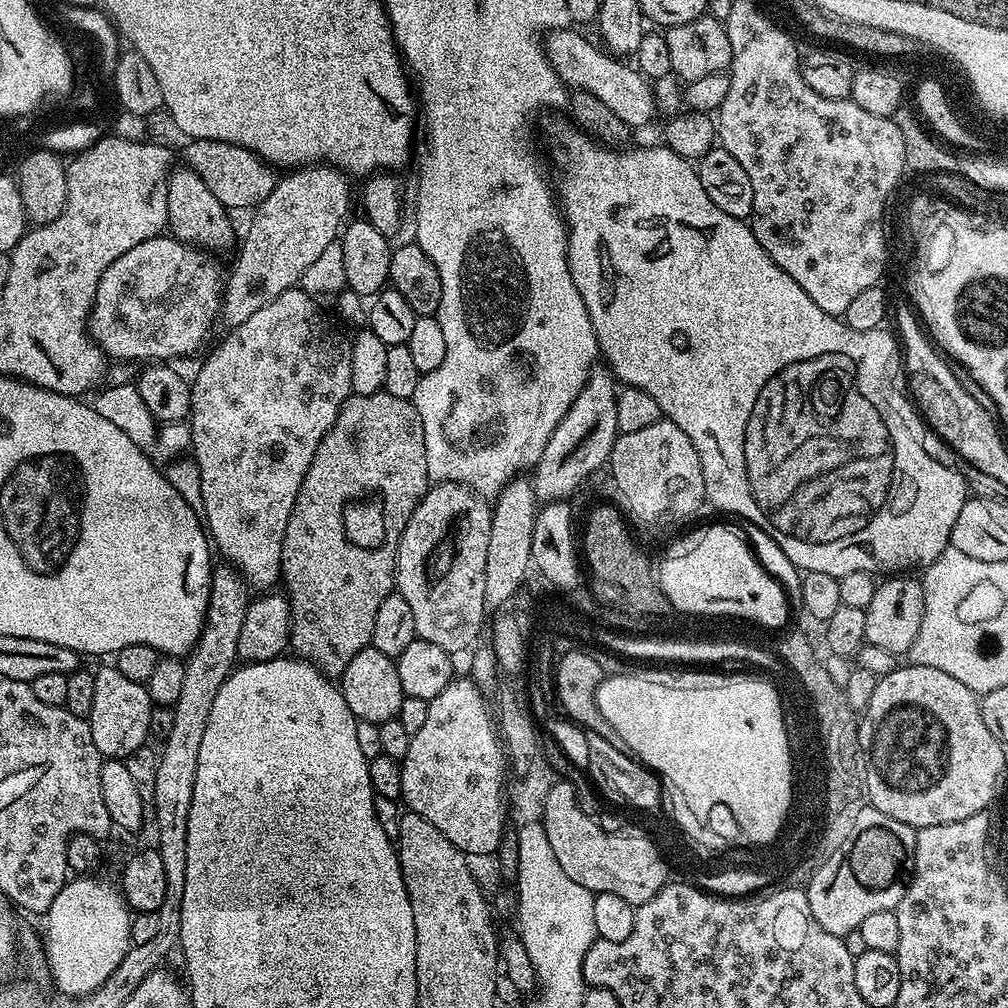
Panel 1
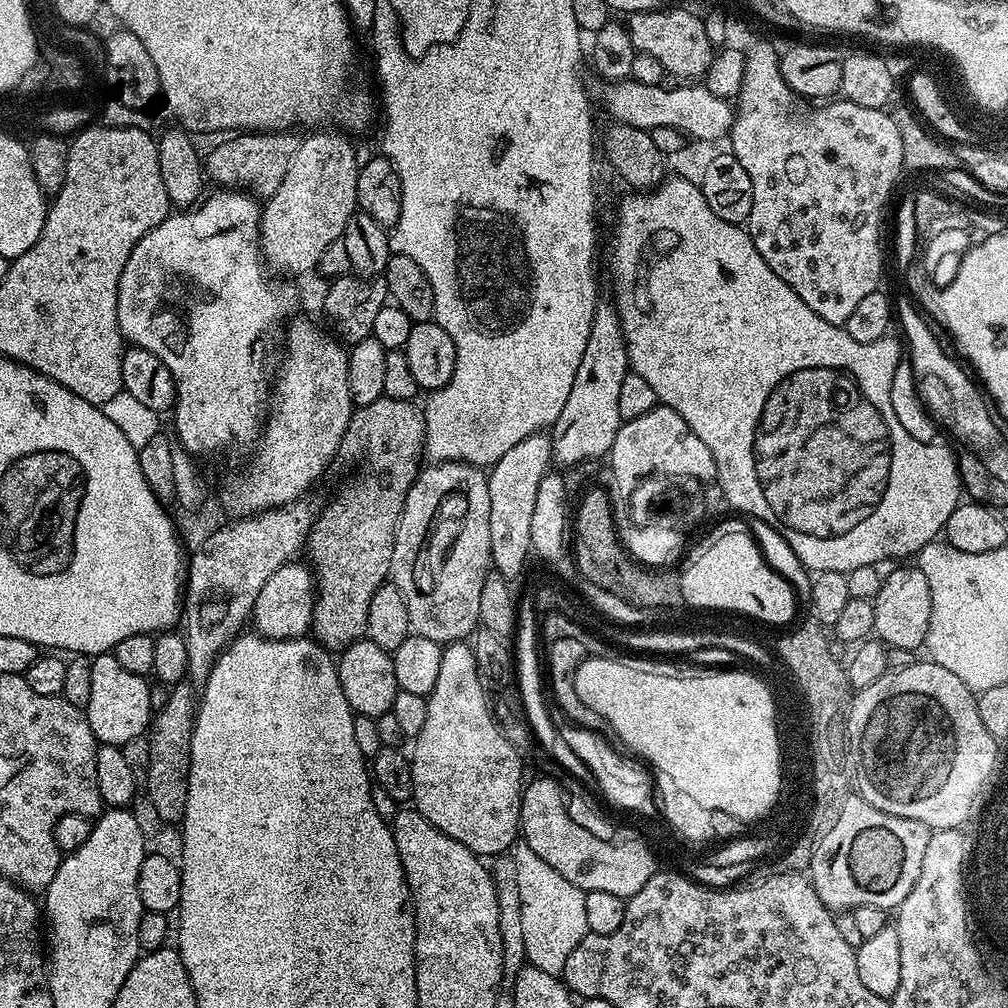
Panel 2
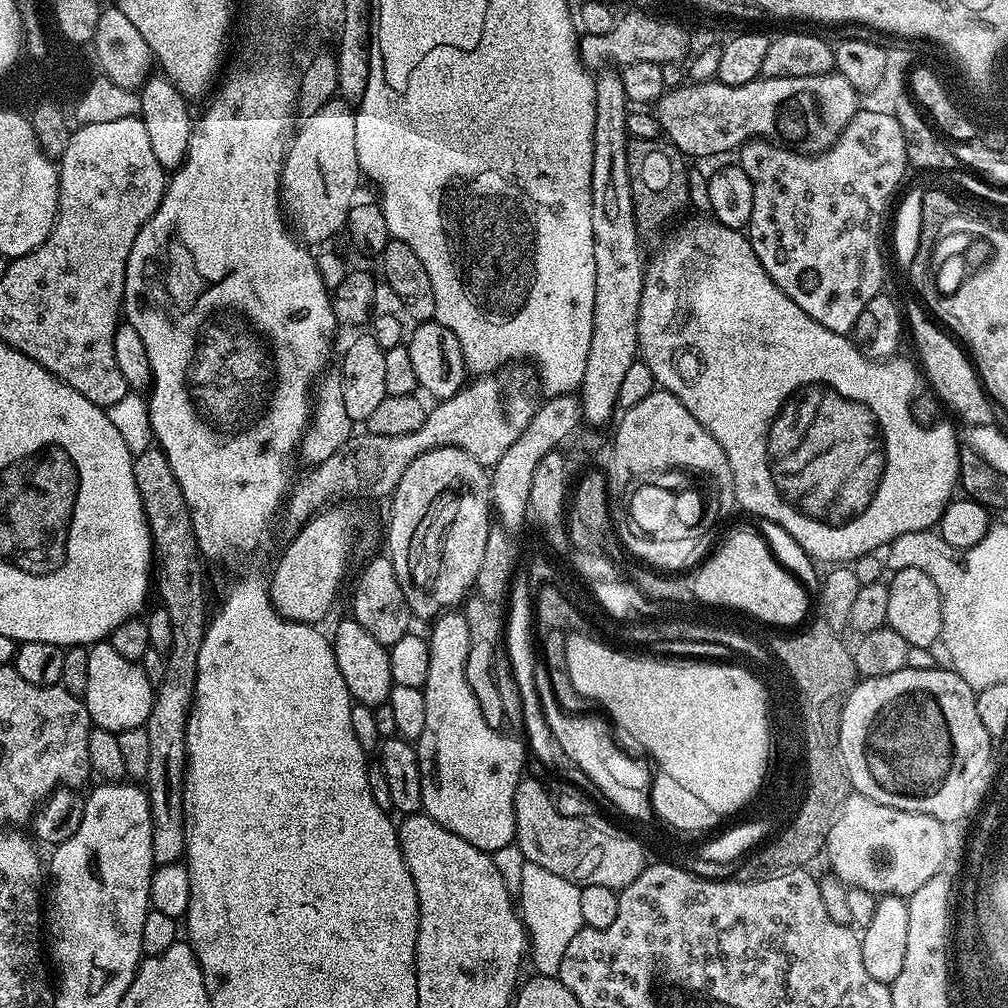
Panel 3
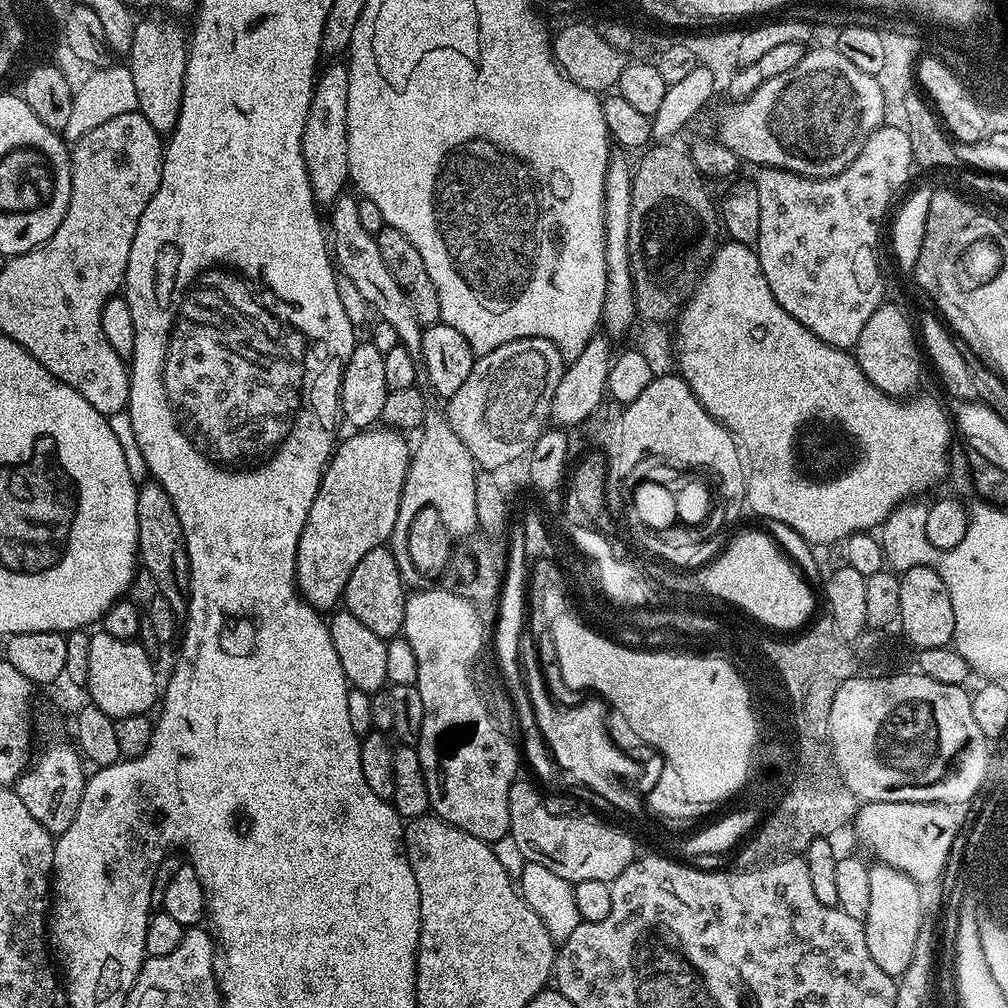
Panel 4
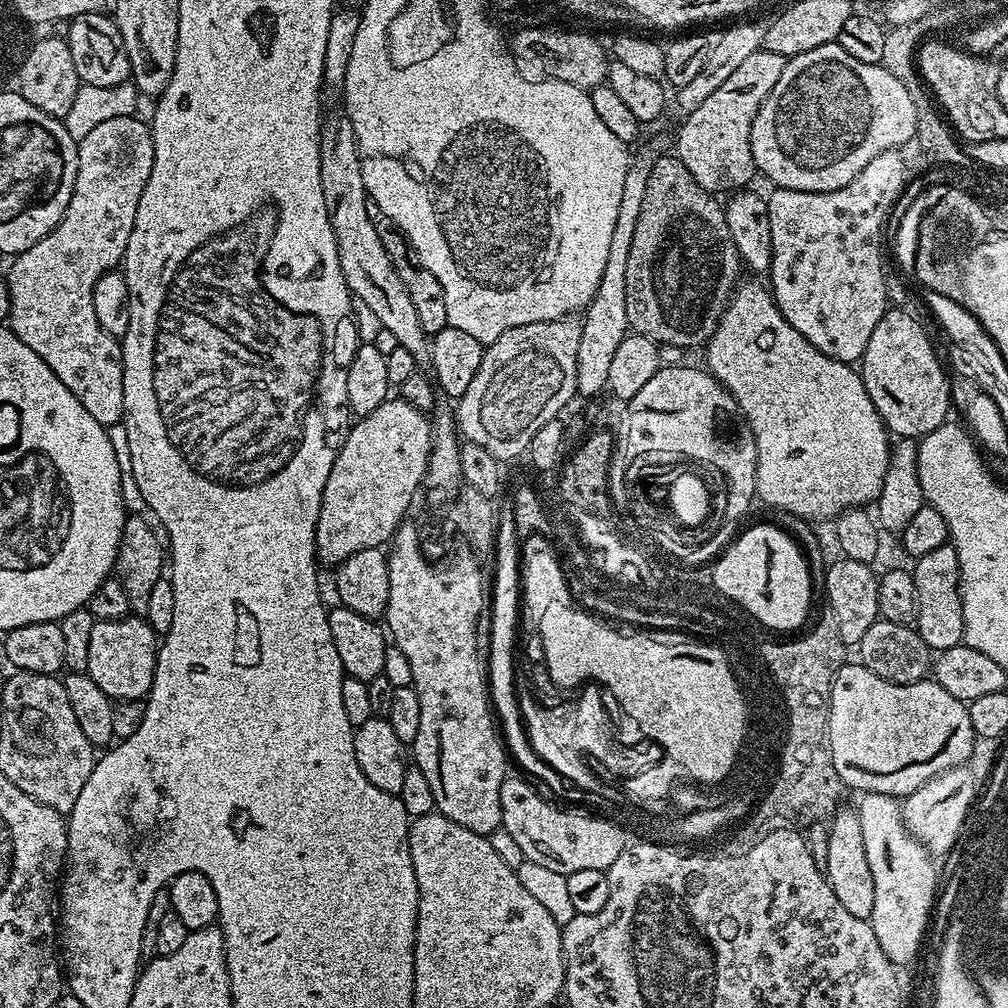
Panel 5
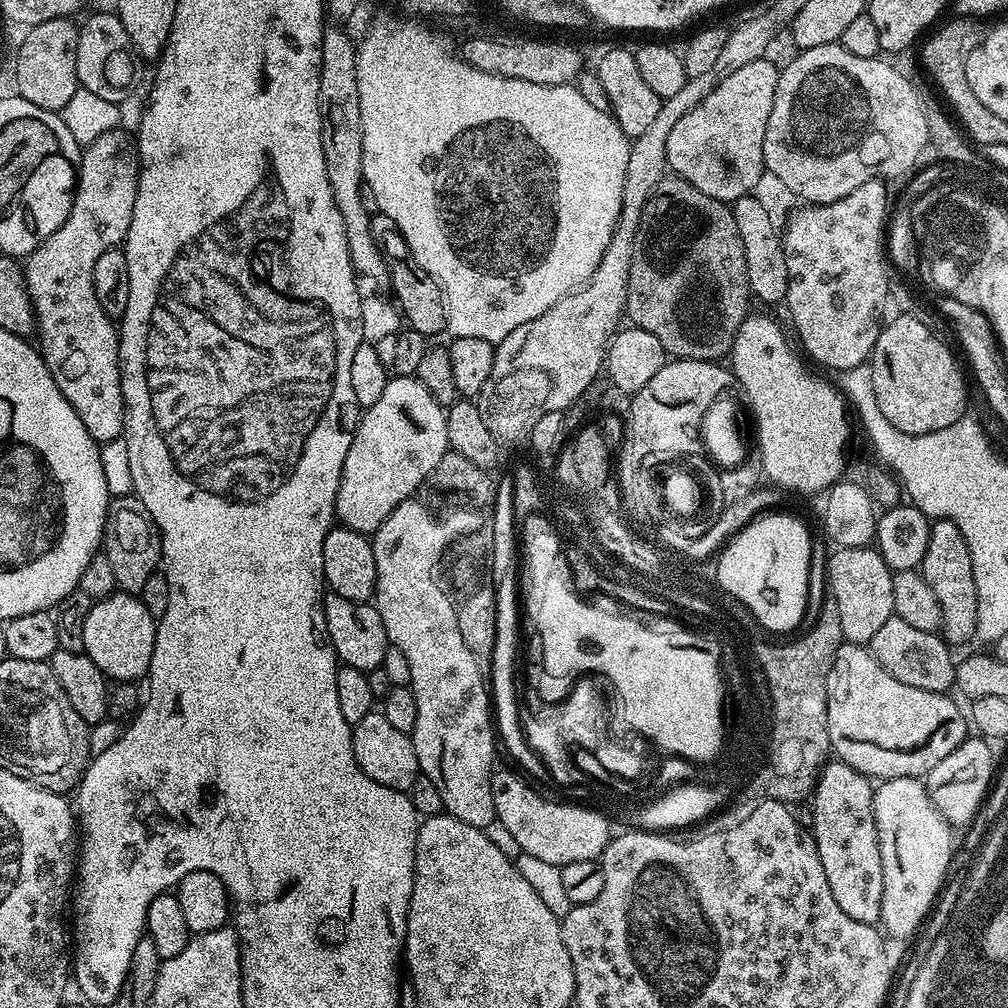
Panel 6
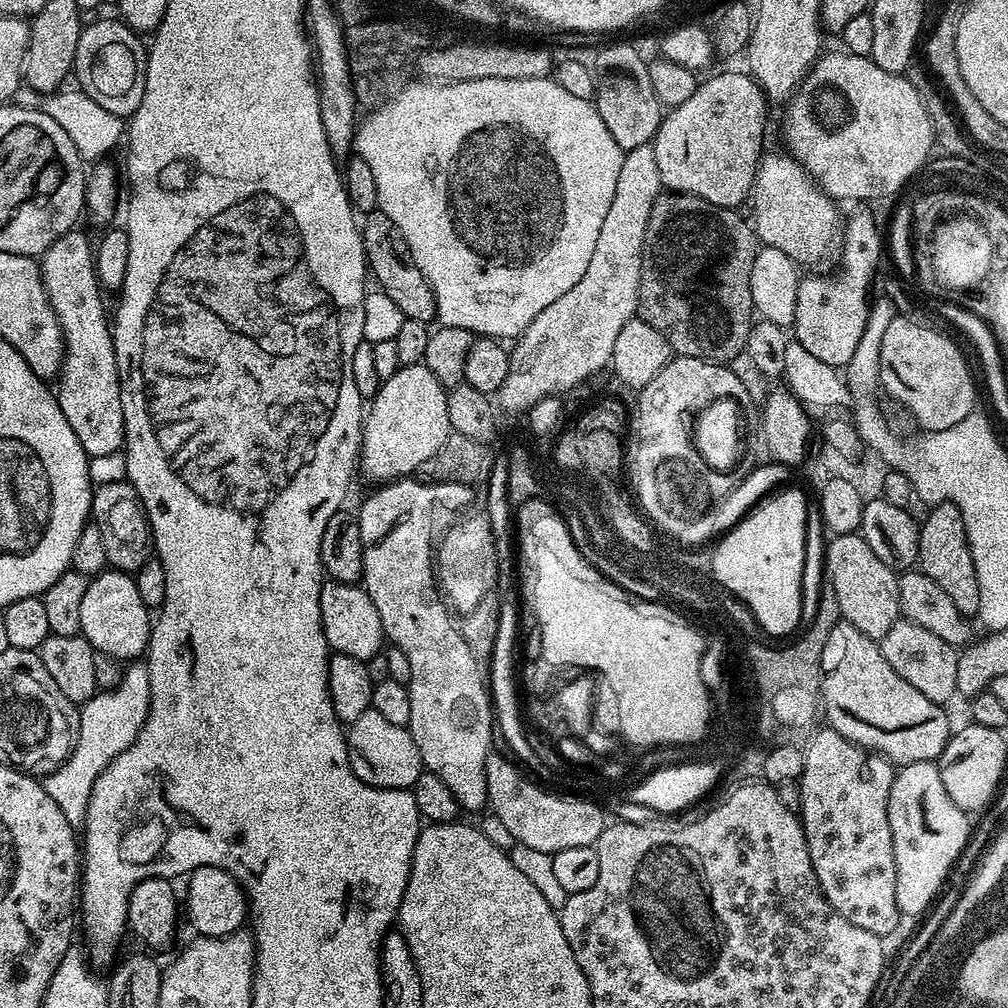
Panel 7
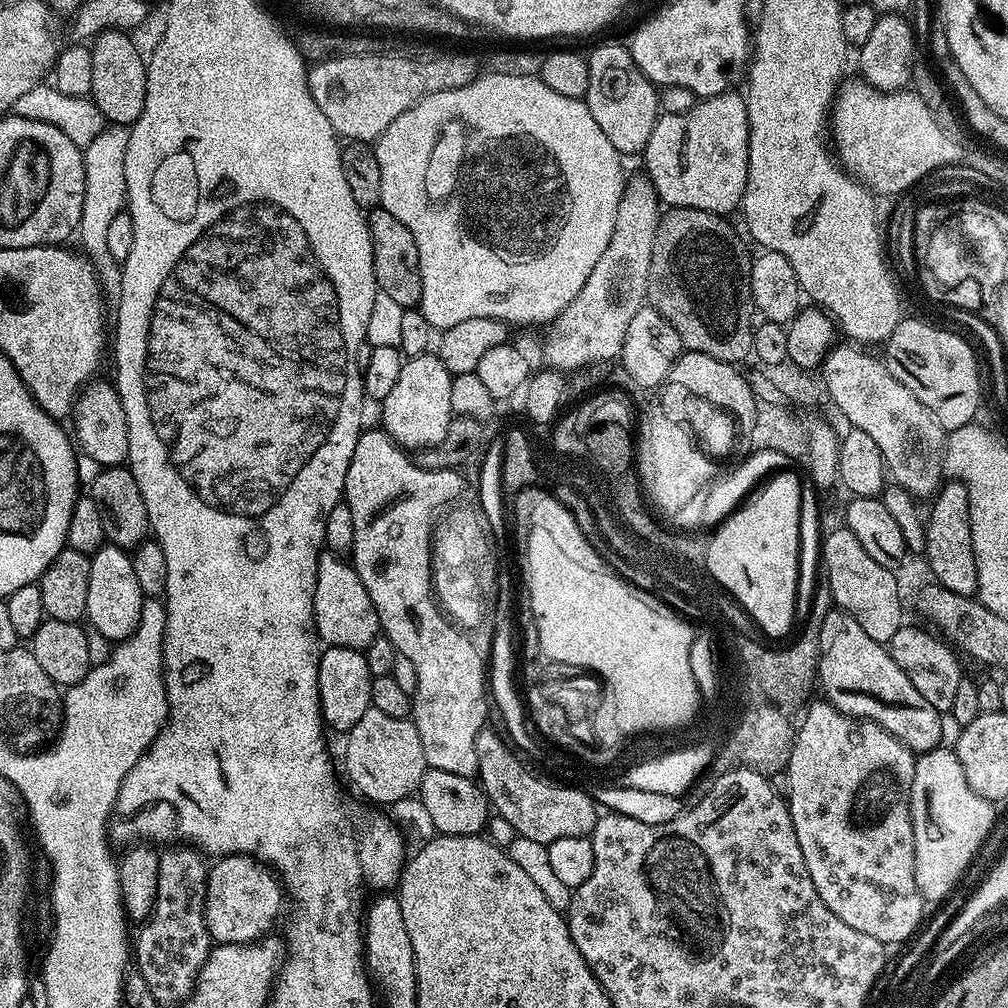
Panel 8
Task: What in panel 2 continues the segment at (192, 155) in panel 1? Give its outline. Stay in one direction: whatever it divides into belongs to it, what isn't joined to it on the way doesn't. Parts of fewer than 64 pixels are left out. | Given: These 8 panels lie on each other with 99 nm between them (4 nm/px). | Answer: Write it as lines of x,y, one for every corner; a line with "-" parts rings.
285,130
283,132
253,132
245,131
235,138
224,138
221,144
216,144
206,152
206,172
209,177
217,180
219,187
224,190
239,190
249,193
261,201
269,200
282,186
282,178
286,178
286,170
290,170
290,162
294,158
294,153
298,151
301,137
295,131

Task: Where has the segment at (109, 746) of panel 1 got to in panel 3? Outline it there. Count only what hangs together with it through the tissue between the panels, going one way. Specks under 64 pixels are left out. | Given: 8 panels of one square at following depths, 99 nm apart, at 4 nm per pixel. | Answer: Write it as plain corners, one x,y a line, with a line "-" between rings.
107,642
91,645
88,658
88,681
82,699
93,725
115,733
145,727
152,708
154,684
148,681
141,665
130,658
122,658

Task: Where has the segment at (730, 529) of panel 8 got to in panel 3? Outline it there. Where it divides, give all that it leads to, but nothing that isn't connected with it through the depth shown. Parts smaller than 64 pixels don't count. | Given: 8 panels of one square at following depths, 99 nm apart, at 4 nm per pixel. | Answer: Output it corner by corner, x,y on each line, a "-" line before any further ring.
756,530
736,532
701,568
695,569
694,590
708,600
734,602
740,608
752,608
752,613
769,616
768,625
805,623
808,597
803,584
787,571
768,549
767,542

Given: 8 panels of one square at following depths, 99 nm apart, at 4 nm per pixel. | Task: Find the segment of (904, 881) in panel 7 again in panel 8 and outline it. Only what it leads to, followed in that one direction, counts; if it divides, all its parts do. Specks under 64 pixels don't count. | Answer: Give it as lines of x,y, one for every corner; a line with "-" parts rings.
937,746
916,756
914,778
908,791
914,846
914,882
925,901
944,900
984,839
994,832
998,815
993,801
982,798
966,782
966,774
951,747

